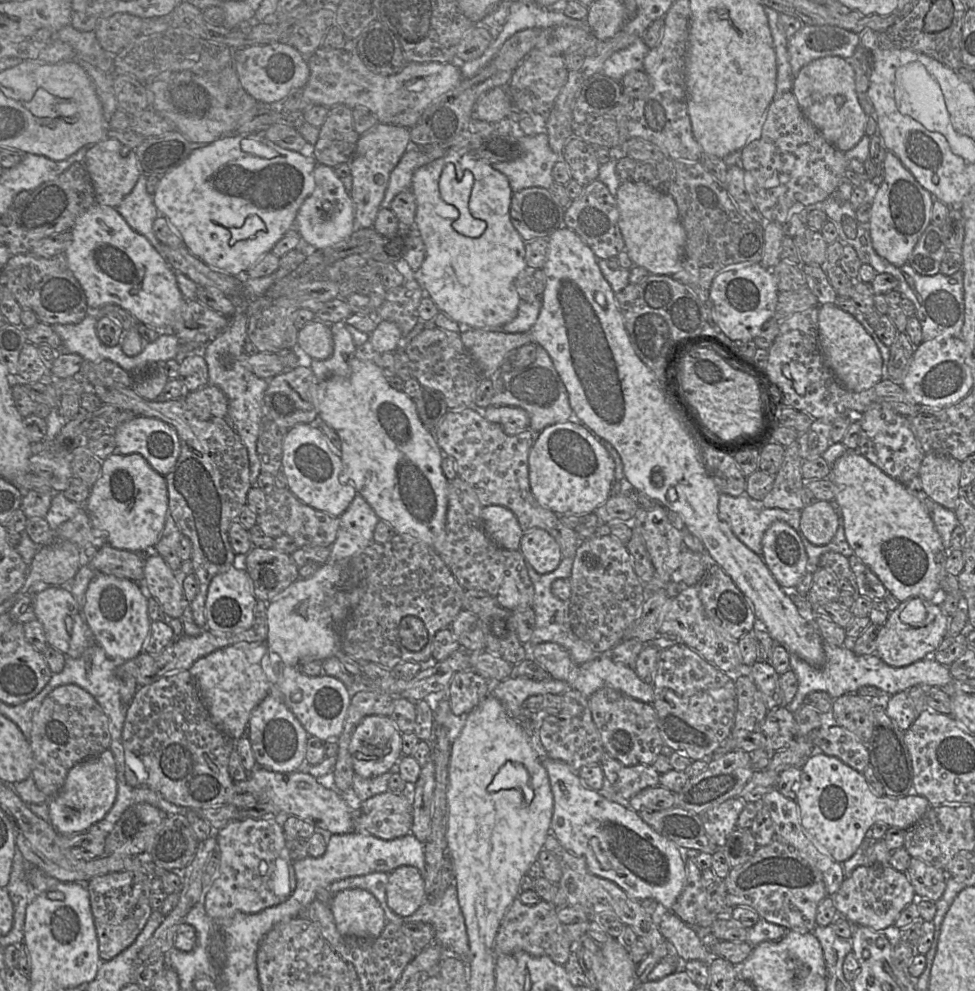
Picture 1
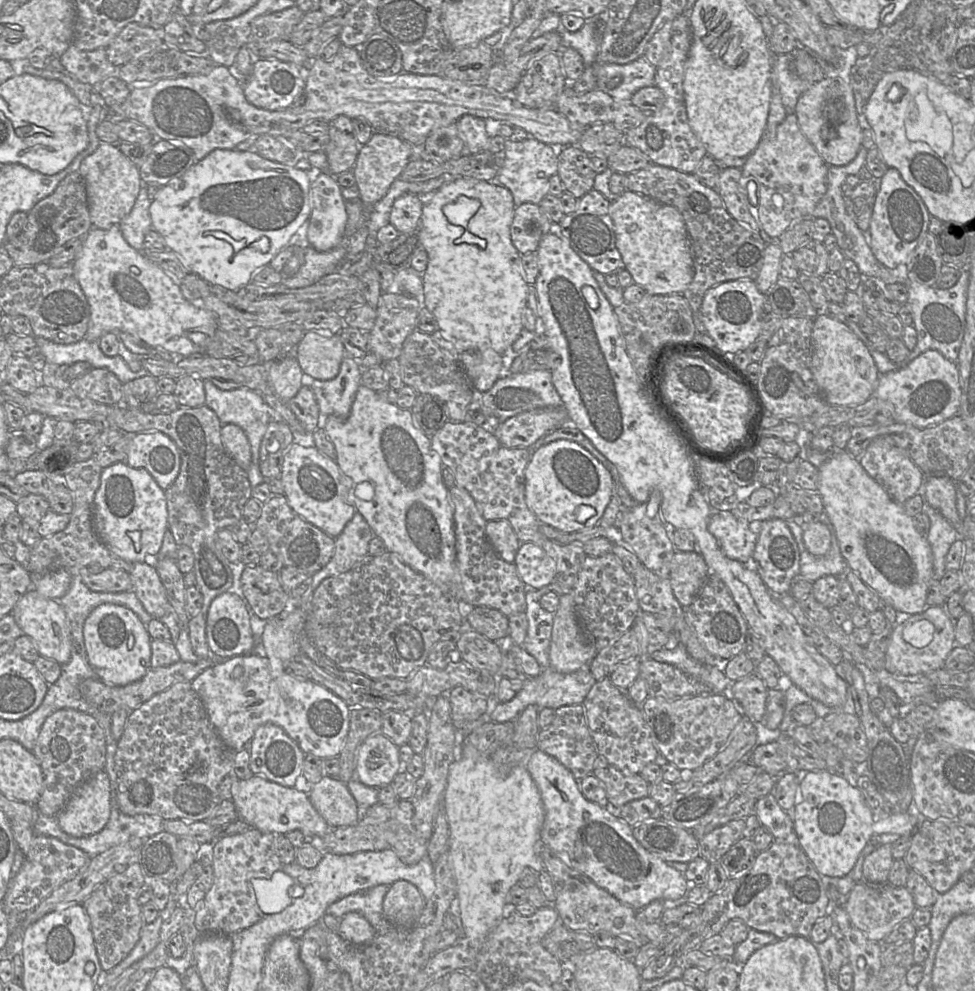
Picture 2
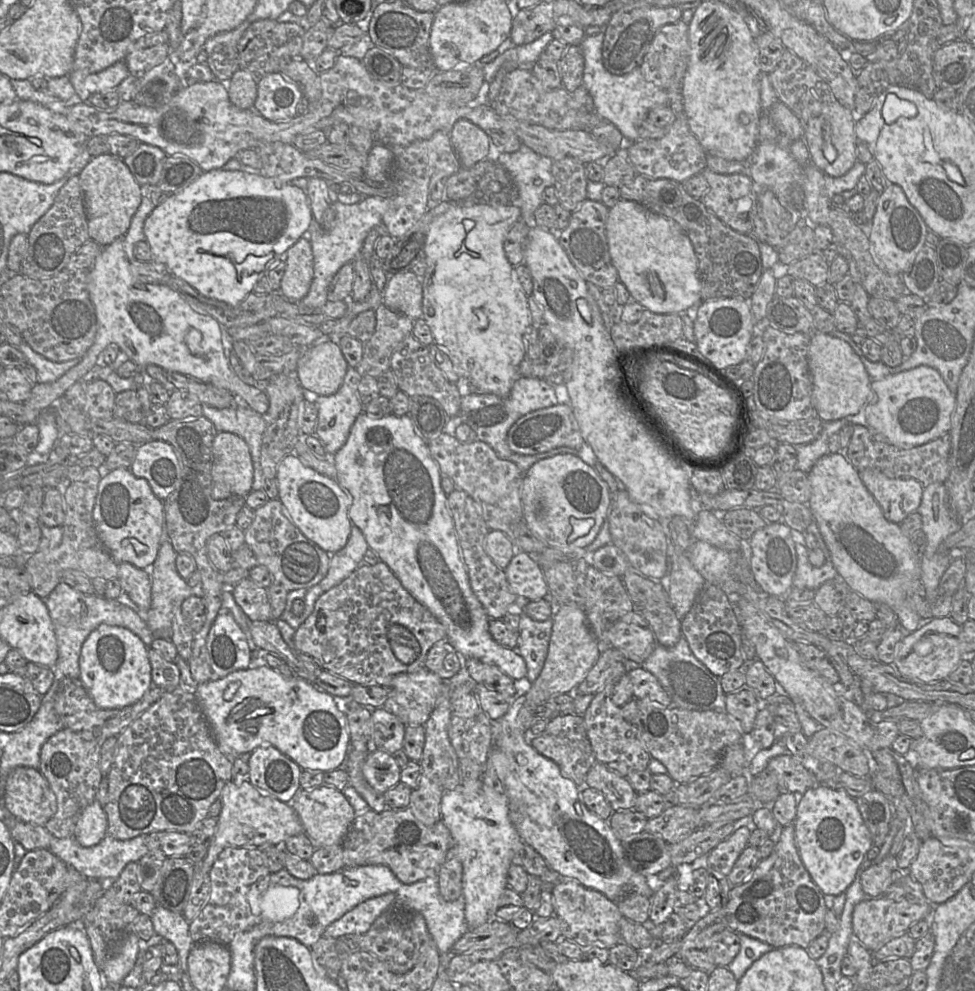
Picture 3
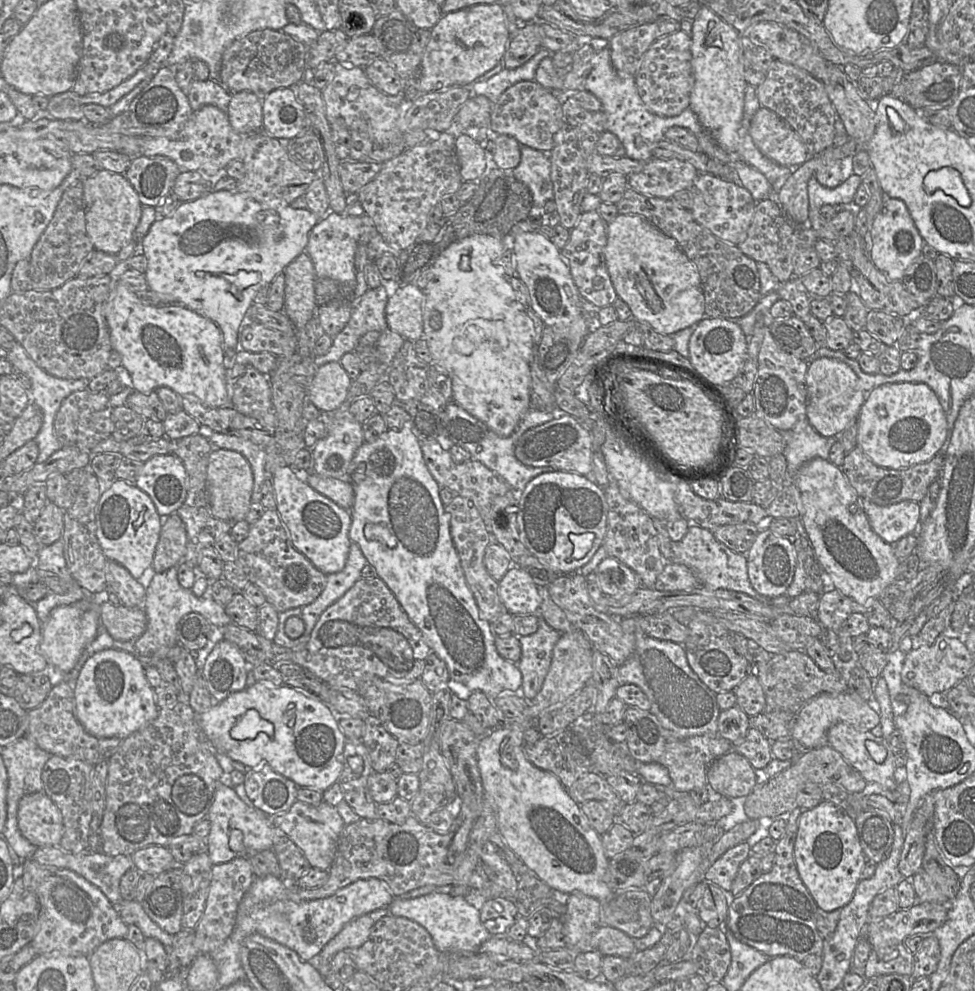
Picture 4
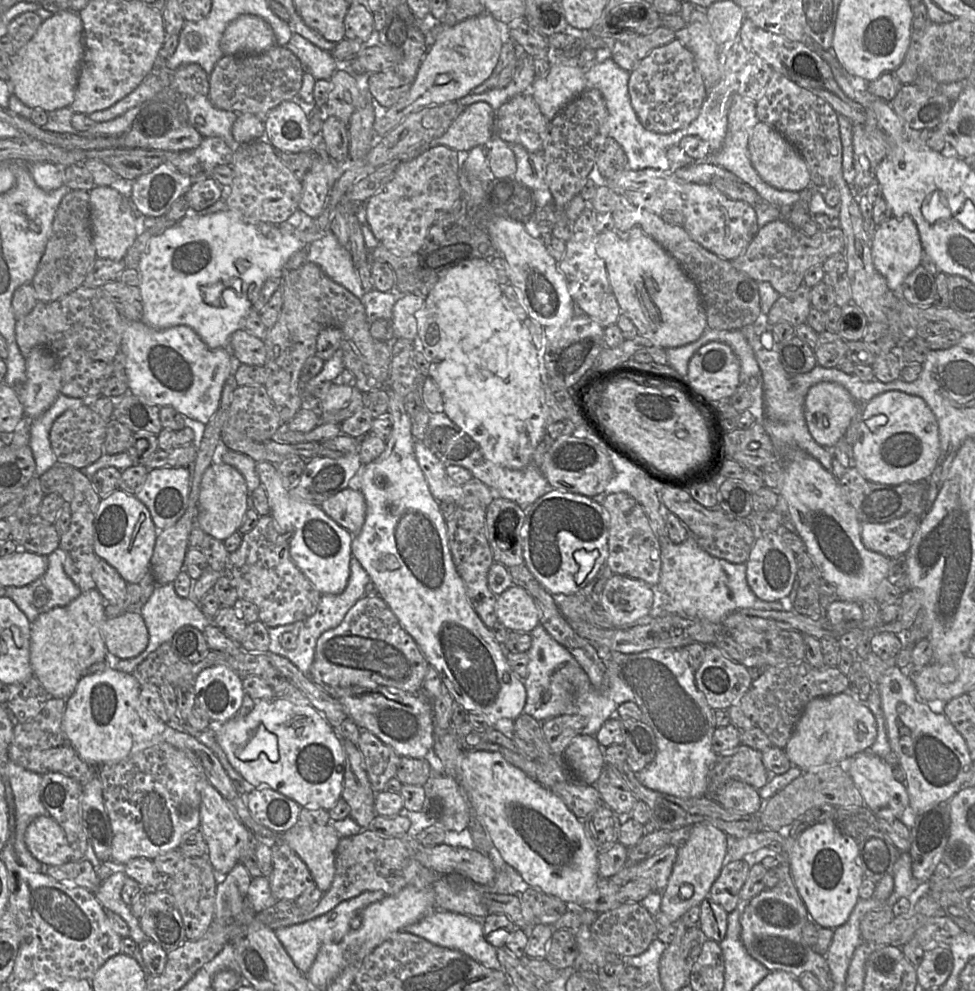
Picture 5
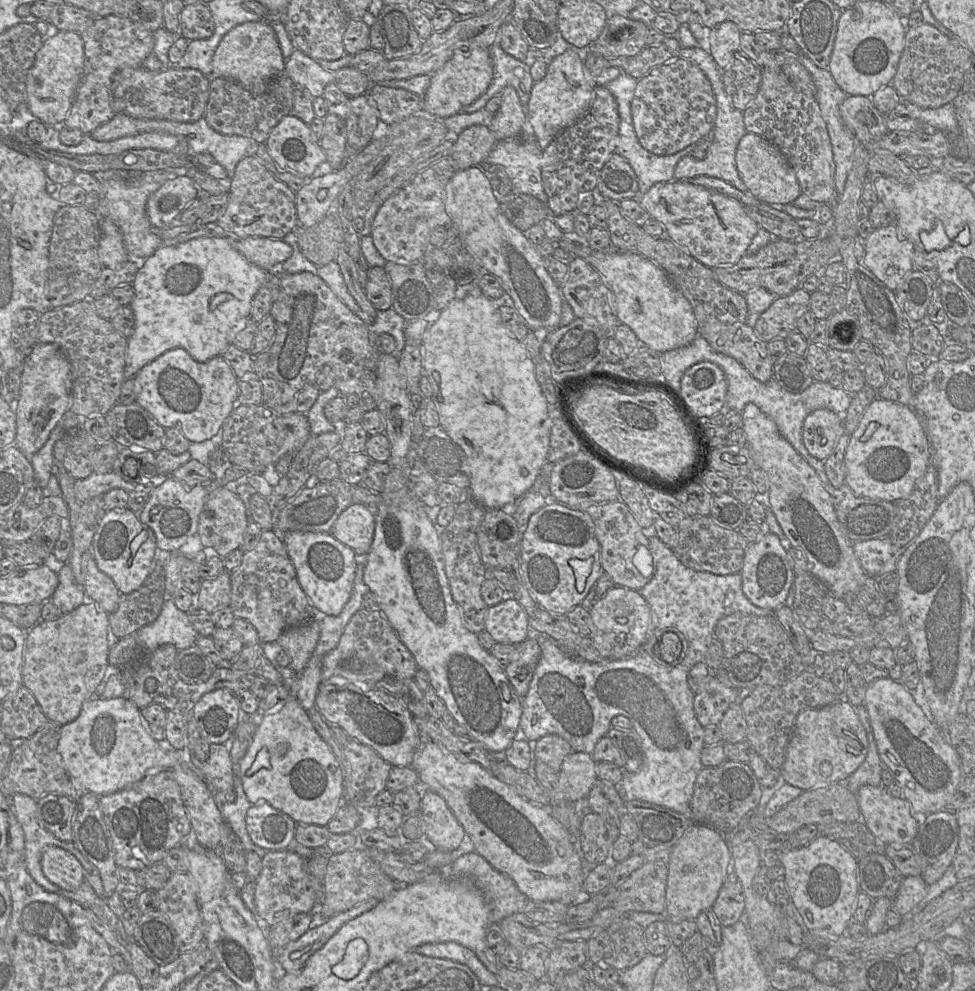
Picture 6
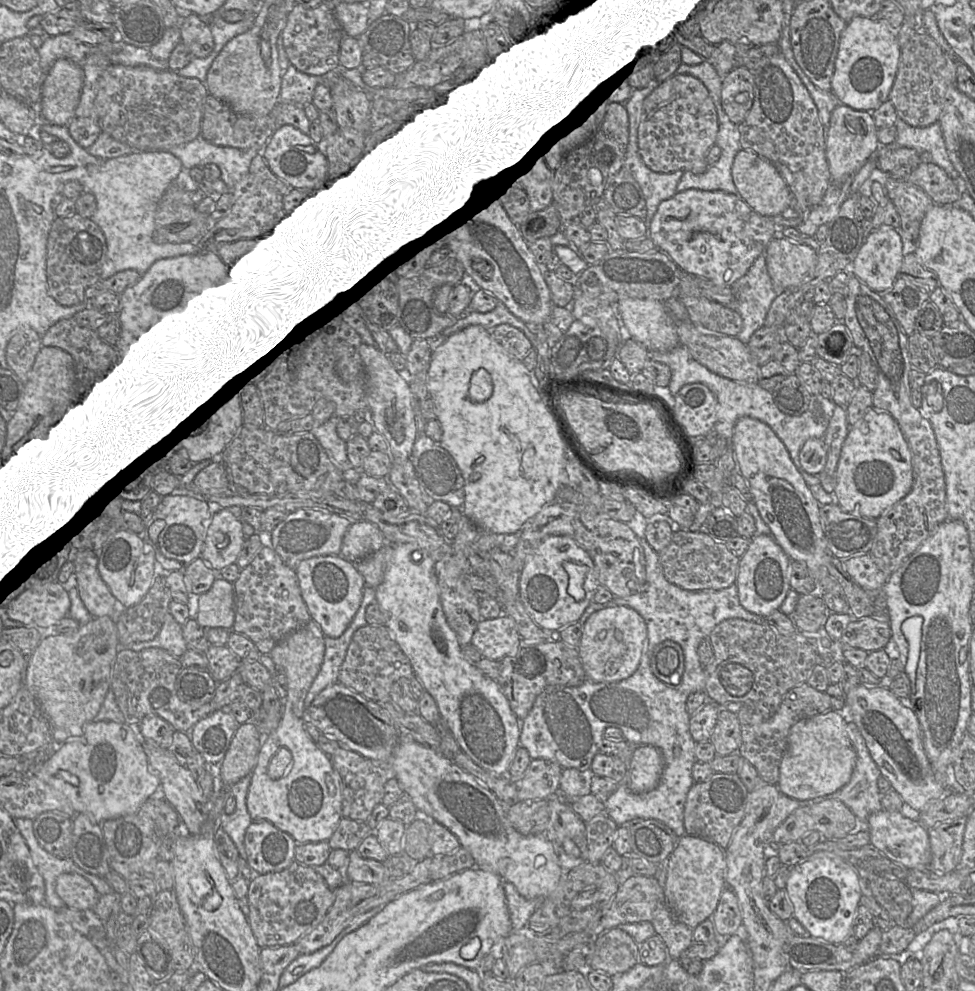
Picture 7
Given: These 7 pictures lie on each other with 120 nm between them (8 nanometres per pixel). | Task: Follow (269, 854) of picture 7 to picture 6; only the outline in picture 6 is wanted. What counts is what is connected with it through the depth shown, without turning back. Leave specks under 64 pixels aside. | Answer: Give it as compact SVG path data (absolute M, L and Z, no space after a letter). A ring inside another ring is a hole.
M267 802L250 806L246 826L252 842L266 851L287 850L295 838L296 822Z

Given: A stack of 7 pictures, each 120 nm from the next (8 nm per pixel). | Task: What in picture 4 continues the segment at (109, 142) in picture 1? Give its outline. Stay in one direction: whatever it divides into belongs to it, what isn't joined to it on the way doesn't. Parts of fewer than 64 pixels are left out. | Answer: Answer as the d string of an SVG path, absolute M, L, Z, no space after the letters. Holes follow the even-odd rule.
M98 170L82 182L87 233L94 249L117 255L131 240L141 218L142 204L125 174Z

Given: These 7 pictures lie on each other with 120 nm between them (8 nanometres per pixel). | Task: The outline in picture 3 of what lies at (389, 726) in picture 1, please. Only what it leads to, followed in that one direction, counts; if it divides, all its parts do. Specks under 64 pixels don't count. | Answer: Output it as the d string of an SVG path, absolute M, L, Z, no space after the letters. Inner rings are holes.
M377 749L369 751L362 766L368 785L383 795L400 782L401 771L392 754Z

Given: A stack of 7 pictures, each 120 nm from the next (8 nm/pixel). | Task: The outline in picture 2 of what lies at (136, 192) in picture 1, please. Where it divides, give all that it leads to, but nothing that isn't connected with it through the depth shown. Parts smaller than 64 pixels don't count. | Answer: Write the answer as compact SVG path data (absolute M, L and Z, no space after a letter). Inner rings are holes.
M141 181L141 189L131 212L120 222L122 235L126 242L135 250L142 252L147 250L144 247L144 238L152 229L150 216L151 201L148 197L148 184Z

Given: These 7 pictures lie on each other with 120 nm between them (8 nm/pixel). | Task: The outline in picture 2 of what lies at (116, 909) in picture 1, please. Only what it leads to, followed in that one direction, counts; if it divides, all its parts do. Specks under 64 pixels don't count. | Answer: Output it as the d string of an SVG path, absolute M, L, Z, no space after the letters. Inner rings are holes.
M139 862L98 885L83 903L90 919L97 956L104 972L119 964L135 947L143 927L142 907L138 902L141 888L146 885Z

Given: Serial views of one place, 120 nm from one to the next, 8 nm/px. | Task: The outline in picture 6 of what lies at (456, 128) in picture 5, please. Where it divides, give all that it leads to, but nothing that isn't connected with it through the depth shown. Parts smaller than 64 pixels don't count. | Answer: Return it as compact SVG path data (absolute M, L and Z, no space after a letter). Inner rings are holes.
M473 125L464 129L453 141L449 156L459 170L477 166L486 161L496 141L488 126Z

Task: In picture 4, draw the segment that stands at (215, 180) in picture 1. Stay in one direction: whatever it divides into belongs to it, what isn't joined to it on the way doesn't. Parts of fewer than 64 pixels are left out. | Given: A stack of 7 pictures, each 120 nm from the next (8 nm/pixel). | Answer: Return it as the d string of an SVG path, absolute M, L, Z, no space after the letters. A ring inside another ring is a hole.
M212 191L194 201L182 202L169 216L155 220L142 239L142 253L148 261L145 277L150 290L166 295L167 303L177 303L215 322L224 342L224 366L227 390L232 400L234 379L232 367L238 349L240 330L254 304L257 292L306 249L309 235L319 219L308 208L281 205L282 201L259 202L250 194L238 191Z

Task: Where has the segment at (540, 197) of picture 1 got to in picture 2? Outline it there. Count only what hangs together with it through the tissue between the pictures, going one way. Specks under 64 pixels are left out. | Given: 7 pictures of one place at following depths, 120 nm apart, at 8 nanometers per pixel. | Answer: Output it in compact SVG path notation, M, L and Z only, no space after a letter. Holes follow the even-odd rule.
M523 203L514 210L510 226L511 241L522 256L536 252L541 238L554 231L558 225L553 225L540 210L538 204Z

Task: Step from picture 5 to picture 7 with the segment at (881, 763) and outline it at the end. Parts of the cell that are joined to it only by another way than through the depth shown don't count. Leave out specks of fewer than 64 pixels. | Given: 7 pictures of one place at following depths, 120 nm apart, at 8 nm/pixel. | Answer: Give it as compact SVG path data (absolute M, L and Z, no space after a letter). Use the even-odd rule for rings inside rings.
M881 809L871 814L866 824L872 845L888 859L907 869L928 869L932 858L928 830L918 821L903 816L900 811Z

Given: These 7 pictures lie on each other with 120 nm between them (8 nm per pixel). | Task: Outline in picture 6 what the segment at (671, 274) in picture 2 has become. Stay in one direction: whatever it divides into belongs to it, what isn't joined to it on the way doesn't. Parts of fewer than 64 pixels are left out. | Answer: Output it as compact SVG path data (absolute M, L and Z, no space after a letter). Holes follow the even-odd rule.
M574 231L563 233L558 245L583 258L598 272L614 296L617 318L633 330L641 344L664 353L688 345L698 336L698 324L691 304L652 260L634 252L594 250L587 238Z

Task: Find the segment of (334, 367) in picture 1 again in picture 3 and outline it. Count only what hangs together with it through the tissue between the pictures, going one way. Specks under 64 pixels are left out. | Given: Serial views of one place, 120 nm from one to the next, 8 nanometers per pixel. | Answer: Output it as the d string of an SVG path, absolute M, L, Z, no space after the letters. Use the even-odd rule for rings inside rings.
M348 366L340 389L333 395L317 397L315 434L332 455L344 446L355 420L363 412L358 392L360 379L357 369Z

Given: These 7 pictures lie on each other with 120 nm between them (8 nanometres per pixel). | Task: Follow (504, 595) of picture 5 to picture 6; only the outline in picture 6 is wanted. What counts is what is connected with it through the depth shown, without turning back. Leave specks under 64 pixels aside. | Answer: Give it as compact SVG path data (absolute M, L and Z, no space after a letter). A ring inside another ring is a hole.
M514 597L488 608L485 630L497 643L519 645L531 637L529 616Z

